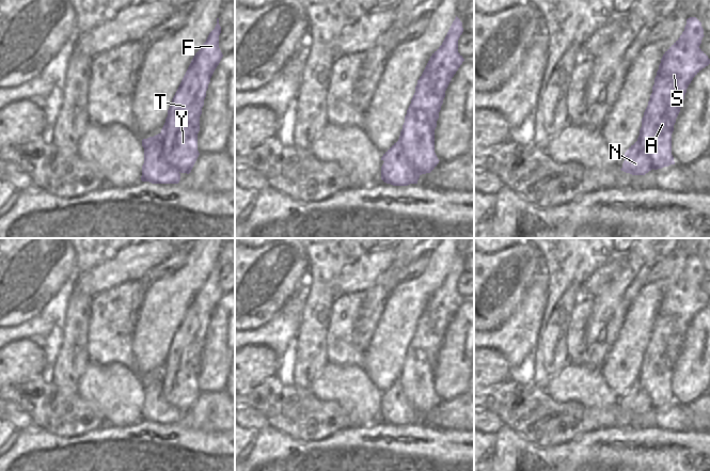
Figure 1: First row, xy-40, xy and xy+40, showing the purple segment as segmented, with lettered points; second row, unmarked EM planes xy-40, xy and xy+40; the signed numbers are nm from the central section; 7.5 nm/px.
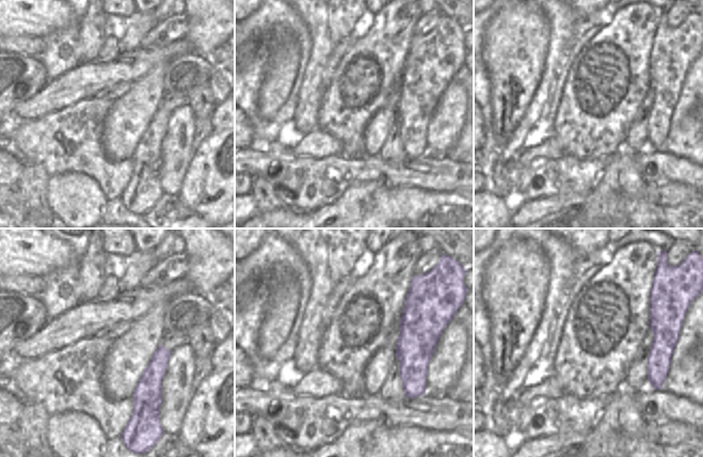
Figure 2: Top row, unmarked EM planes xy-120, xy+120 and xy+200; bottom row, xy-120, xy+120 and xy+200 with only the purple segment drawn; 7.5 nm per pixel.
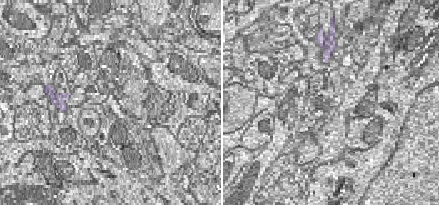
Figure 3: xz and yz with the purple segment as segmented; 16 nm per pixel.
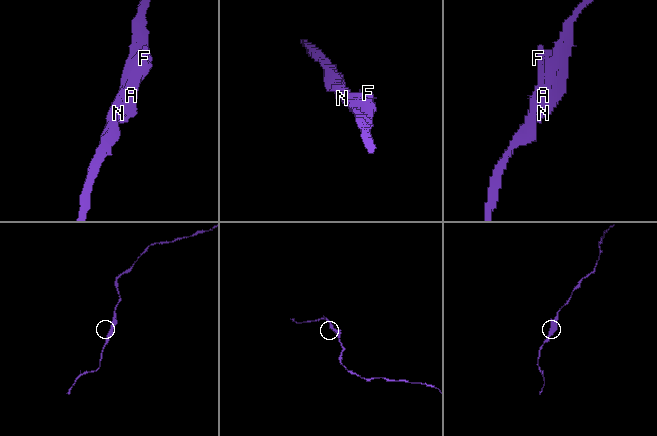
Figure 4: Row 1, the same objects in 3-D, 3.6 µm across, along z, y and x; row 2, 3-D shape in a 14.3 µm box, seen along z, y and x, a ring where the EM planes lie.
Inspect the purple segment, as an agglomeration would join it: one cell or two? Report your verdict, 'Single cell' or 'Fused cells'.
Single cell.

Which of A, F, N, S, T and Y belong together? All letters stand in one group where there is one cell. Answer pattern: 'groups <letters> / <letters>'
groups A F N S T Y

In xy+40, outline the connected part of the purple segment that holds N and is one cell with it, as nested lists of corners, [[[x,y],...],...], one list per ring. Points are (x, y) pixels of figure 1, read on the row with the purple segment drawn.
[[[690,17],[680,37],[663,54],[640,136],[625,153],[621,171],[645,175],[652,169],[675,164],[672,134],[676,119],[689,84],[710,64],[710,59],[699,48],[704,36],[701,22]]]

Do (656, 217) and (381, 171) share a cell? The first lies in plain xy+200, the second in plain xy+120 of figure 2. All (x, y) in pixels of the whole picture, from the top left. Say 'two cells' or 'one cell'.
two cells

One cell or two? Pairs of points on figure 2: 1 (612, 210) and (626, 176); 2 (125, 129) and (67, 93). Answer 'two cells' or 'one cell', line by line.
1: one cell
2: two cells

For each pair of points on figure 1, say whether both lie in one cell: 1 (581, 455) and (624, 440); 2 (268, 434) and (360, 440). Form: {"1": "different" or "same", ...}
{"1": "same", "2": "same"}

